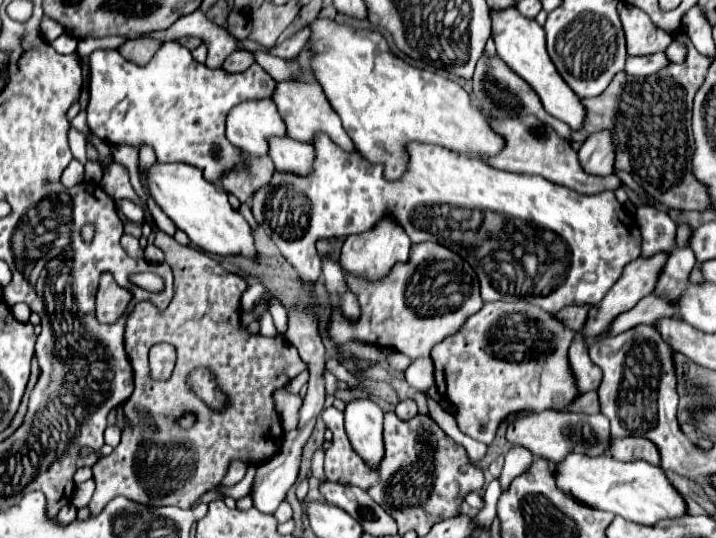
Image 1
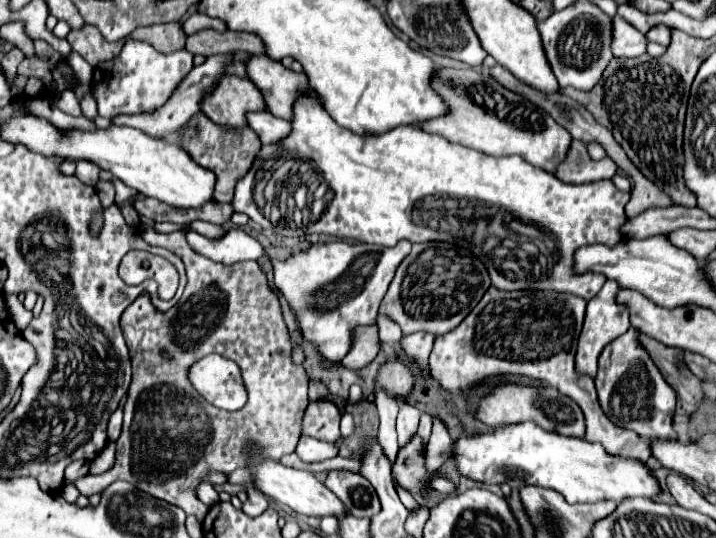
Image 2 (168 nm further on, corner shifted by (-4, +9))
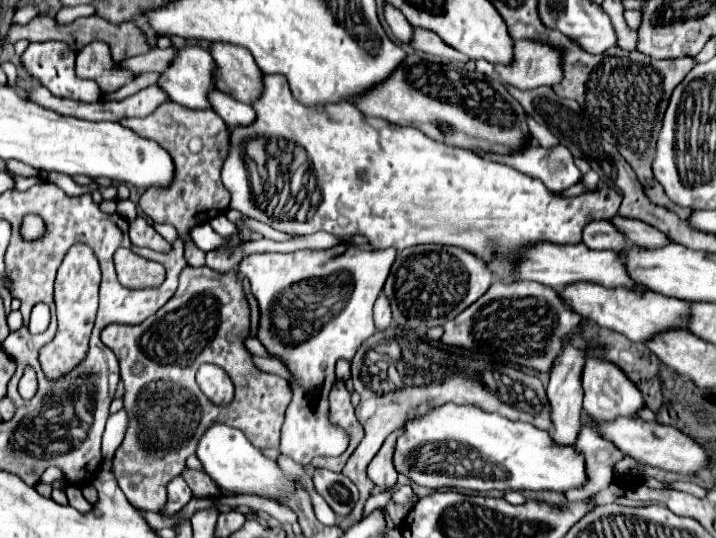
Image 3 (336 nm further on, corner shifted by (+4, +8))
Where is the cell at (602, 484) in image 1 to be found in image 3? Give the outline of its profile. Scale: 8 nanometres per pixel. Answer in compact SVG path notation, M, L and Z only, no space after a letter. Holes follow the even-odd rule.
M444 404L426 416L406 422L406 434L396 442L396 470L412 482L428 488L466 488L476 492L486 490L554 490L564 494L570 488L584 486L586 466L584 454L574 446L556 446L548 432L526 424L512 422L500 414L482 412L476 406ZM428 442L448 442L452 458L448 470L416 470L412 454Z

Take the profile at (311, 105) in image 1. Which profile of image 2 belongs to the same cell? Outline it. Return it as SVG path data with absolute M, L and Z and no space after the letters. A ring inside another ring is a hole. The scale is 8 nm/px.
M252 55L246 63L246 73L262 93L268 111L288 121L292 117L296 89L304 85L304 93L308 93L308 81L304 73L292 73L280 61L272 61L266 55Z

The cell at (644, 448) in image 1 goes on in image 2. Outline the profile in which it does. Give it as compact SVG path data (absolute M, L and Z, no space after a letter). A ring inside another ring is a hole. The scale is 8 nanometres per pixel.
M490 287L456 329L436 337L430 353L430 371L444 389L460 395L466 395L470 385L498 373L518 373L546 381L580 405L586 419L586 441L600 441L608 455L630 457L646 463L652 455L648 453L648 441L614 425L598 405L594 381L590 377L576 377L574 355L584 321L584 309L586 301L570 293L550 289L502 291Z

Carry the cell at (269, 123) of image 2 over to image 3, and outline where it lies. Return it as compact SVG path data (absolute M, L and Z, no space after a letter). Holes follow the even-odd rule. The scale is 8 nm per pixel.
M212 92L210 94L210 104L212 104L212 110L224 120L228 122L230 128L236 128L236 126L250 126L254 120L256 120L256 114L252 112L252 106L248 104L242 104L242 102L236 102L234 98L230 98L228 94L224 92Z

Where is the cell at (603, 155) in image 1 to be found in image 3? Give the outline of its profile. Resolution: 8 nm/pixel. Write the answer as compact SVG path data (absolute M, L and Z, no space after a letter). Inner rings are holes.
M562 144L552 146L552 148L528 146L528 148L520 150L518 154L510 154L510 156L484 154L478 150L476 150L476 154L486 156L496 162L504 162L504 164L520 170L526 176L538 178L544 182L544 186L548 190L554 190L554 192L562 192L582 180L582 172L576 168L570 150Z

